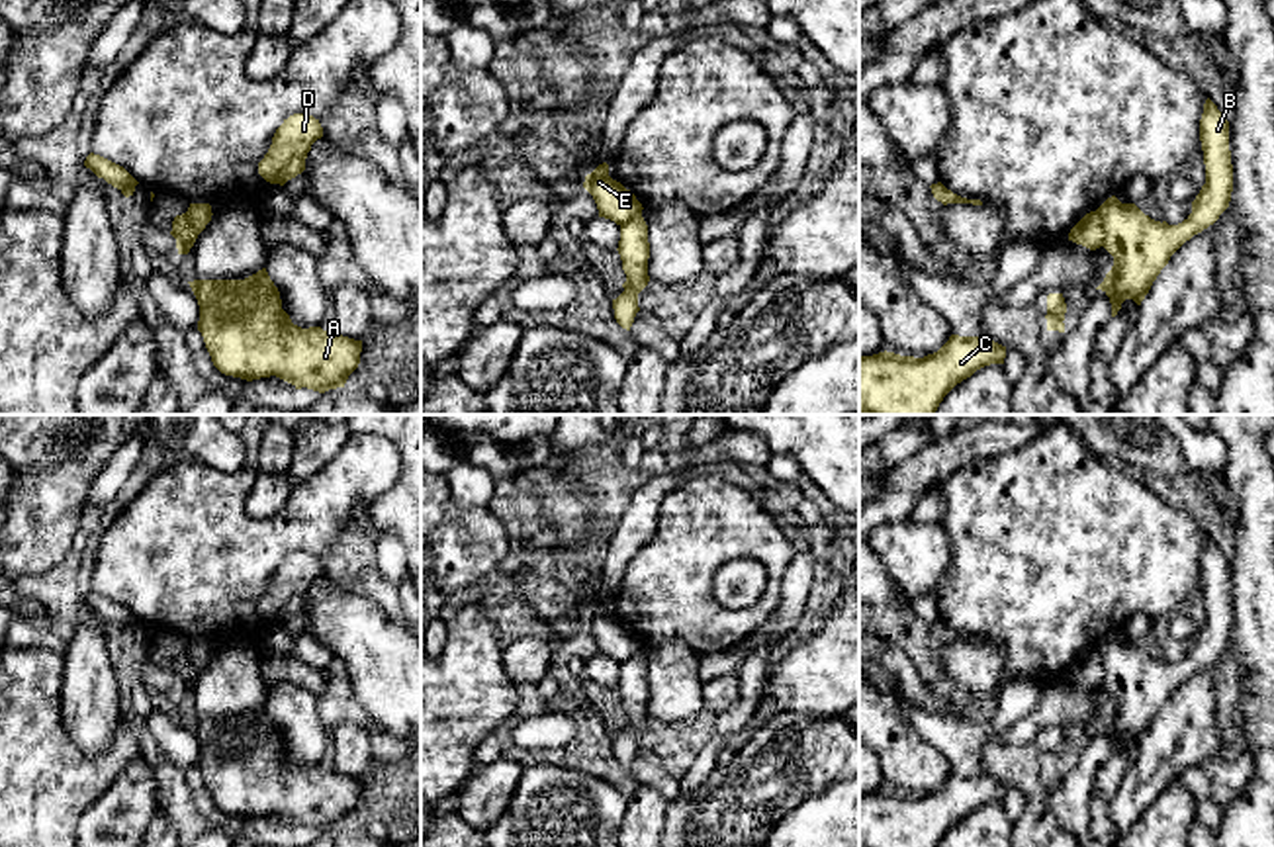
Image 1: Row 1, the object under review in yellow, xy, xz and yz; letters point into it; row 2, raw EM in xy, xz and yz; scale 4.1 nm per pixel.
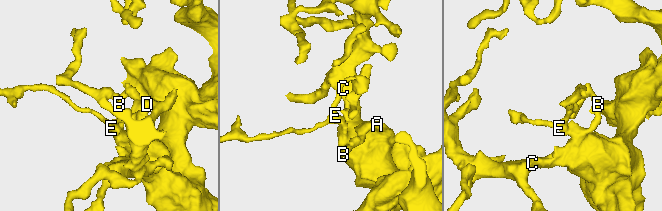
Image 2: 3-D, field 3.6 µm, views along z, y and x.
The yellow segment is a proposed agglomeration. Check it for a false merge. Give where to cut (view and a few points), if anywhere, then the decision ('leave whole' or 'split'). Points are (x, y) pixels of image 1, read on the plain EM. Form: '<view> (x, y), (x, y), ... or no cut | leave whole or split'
yz (1096, 648), (1102, 660), (1104, 683) | split

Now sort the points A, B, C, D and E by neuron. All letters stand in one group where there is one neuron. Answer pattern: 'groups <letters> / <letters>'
groups A B C D / E

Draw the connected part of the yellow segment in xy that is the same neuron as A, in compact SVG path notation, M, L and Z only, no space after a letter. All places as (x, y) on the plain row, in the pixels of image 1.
M266 706L245 718L188 722L200 743L198 769L225 814L247 820L276 814L296 827L325 831L344 825L360 802L362 779L292 761Z

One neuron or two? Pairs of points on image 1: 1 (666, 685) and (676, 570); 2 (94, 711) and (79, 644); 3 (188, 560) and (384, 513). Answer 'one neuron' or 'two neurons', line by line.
1: two neurons
2: one neuron
3: two neurons

